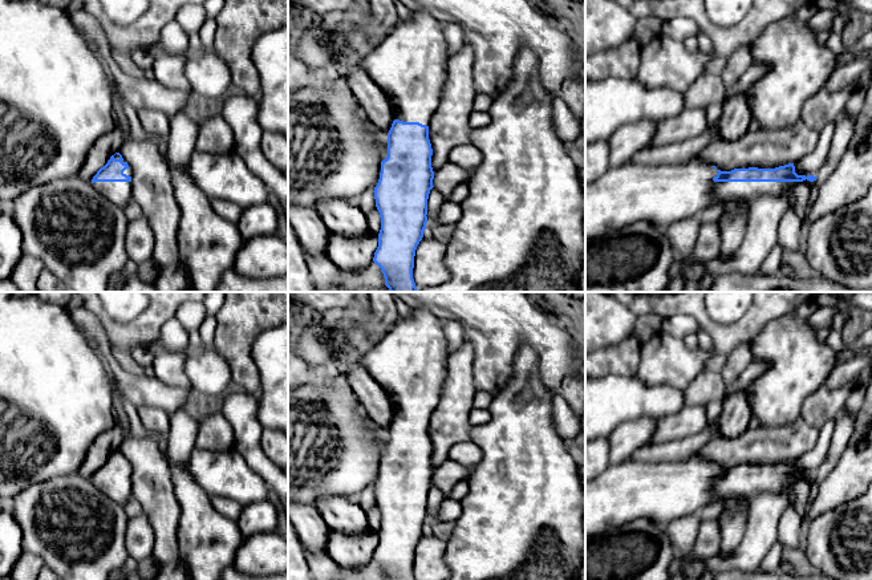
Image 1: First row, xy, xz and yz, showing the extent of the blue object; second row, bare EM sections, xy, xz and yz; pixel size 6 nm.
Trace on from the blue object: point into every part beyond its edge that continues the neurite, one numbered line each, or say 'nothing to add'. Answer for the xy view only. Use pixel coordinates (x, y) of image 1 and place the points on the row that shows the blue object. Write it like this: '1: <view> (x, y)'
1: xy (120, 193)

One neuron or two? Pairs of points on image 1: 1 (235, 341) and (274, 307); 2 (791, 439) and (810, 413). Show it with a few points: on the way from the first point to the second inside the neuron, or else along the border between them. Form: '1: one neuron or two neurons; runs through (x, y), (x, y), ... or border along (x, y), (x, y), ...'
1: one neuron; runs through (244, 332), (264, 312)
2: two neurons; border along (800, 416), (819, 429)

